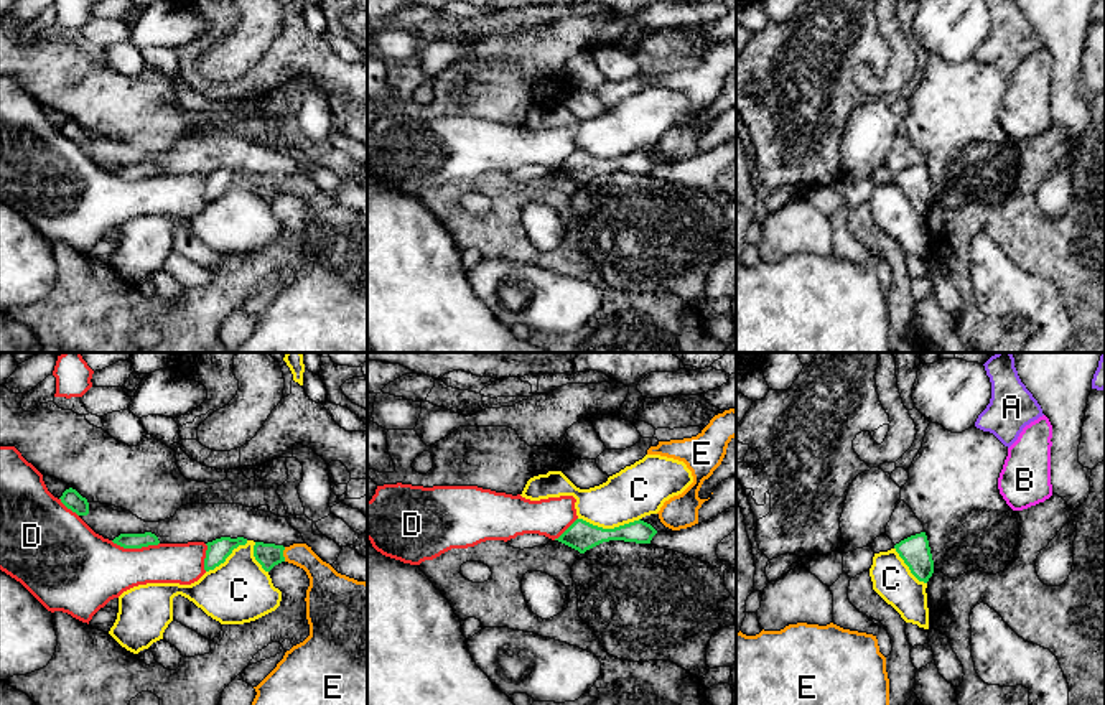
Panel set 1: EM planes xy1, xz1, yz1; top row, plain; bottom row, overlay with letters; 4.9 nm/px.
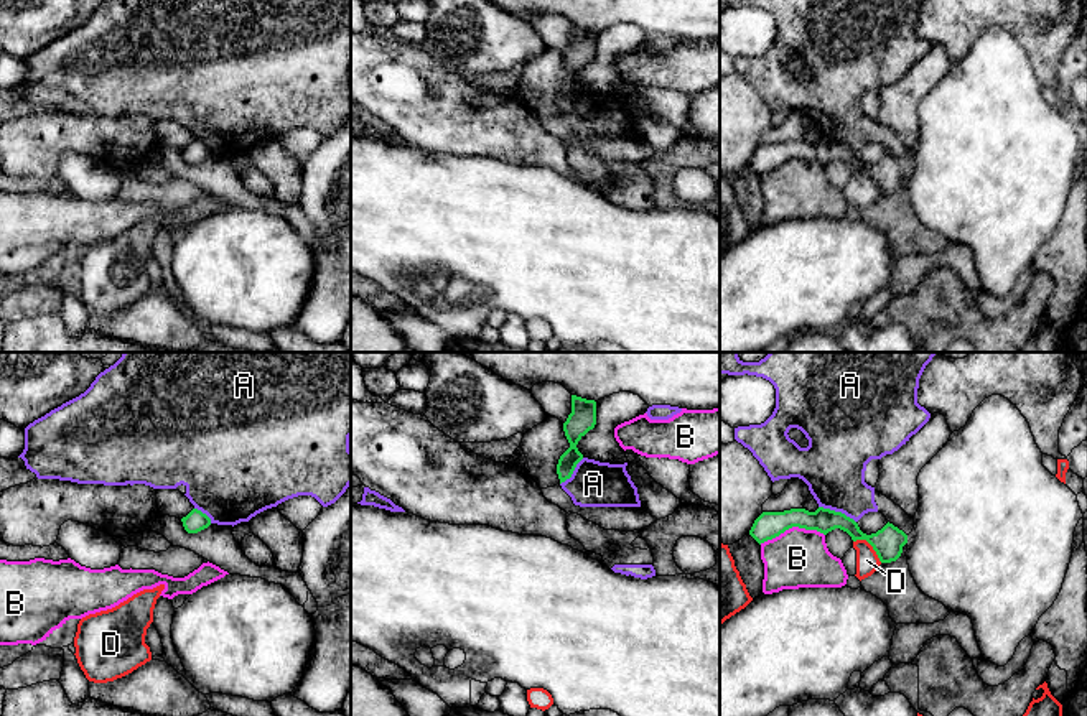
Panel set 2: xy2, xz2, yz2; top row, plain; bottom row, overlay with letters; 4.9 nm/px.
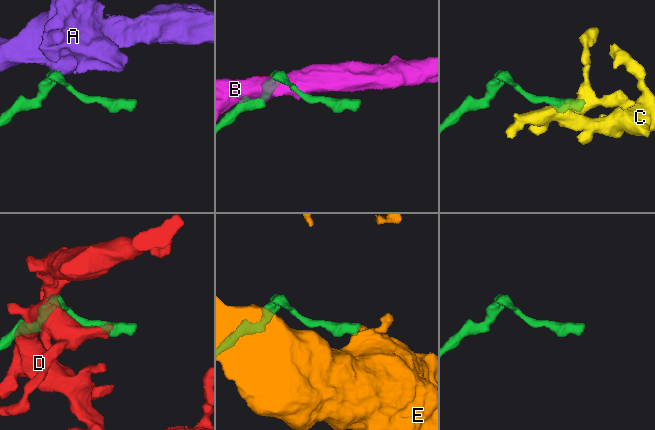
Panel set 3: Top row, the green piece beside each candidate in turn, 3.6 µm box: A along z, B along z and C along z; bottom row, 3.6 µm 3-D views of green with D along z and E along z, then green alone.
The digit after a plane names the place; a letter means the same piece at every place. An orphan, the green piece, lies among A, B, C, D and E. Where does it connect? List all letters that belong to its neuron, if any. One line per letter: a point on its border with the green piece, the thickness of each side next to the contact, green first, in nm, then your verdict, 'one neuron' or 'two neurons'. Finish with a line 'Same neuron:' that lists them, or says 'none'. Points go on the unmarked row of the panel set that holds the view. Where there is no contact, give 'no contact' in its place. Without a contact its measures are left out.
A: meets green in yz2 at (837, 144); 120 nm thick on the green side, 320 nm on the other; two neurons
B: meets green in yz2 at (791, 158); 140 nm thick on the green side, 280 nm on the other; two neurons
C: meets green in xz1 at (610, 160); 150 nm thick on the green side, 260 nm on the other; two neurons
D: meets green in xy1 at (135, 178); 80 nm thick on the green side, 340 nm on the other; two neurons
E: meets green in xy1 at (282, 185); 120 nm thick on the green side, 160 nm on the other; one neuron
Same neuron: E

